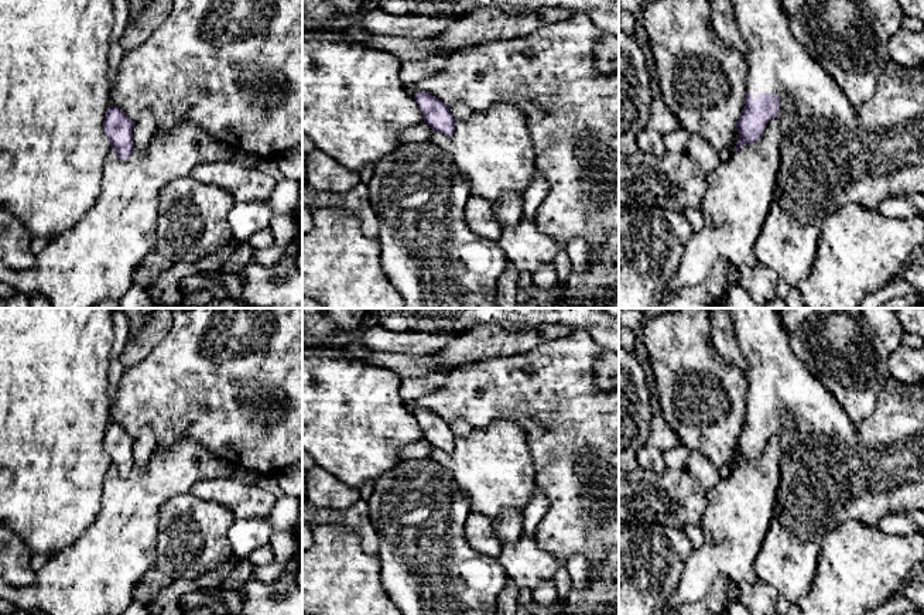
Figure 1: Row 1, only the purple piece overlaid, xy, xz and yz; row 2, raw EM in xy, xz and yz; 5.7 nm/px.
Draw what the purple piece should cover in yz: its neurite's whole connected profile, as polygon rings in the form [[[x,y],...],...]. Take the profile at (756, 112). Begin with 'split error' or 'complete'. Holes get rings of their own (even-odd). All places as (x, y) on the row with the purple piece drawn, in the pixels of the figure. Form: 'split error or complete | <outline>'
split error | [[[730,0],[735,8],[738,27],[747,42],[749,54],[746,61],[749,65],[749,76],[746,82],[746,99],[740,117],[736,122],[735,129],[739,130],[739,139],[735,146],[735,153],[746,144],[754,143],[762,137],[762,133],[771,119],[778,119],[783,130],[783,141],[780,147],[781,163],[774,189],[774,199],[769,209],[769,216],[762,228],[762,232],[754,243],[753,252],[757,262],[766,266],[778,280],[784,281],[788,287],[797,287],[805,280],[811,271],[812,262],[817,254],[818,242],[822,233],[825,219],[835,211],[845,205],[860,205],[867,209],[876,209],[879,204],[887,197],[900,197],[911,194],[924,195],[924,64],[914,68],[907,68],[899,62],[890,59],[886,64],[884,71],[877,79],[875,95],[869,102],[855,107],[843,89],[838,85],[835,78],[829,75],[793,37],[788,17],[783,13],[780,0]]]

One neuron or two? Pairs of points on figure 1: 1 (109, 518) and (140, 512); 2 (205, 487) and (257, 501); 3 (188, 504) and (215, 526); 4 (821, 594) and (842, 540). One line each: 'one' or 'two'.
1: one
2: one
3: one
4: one

